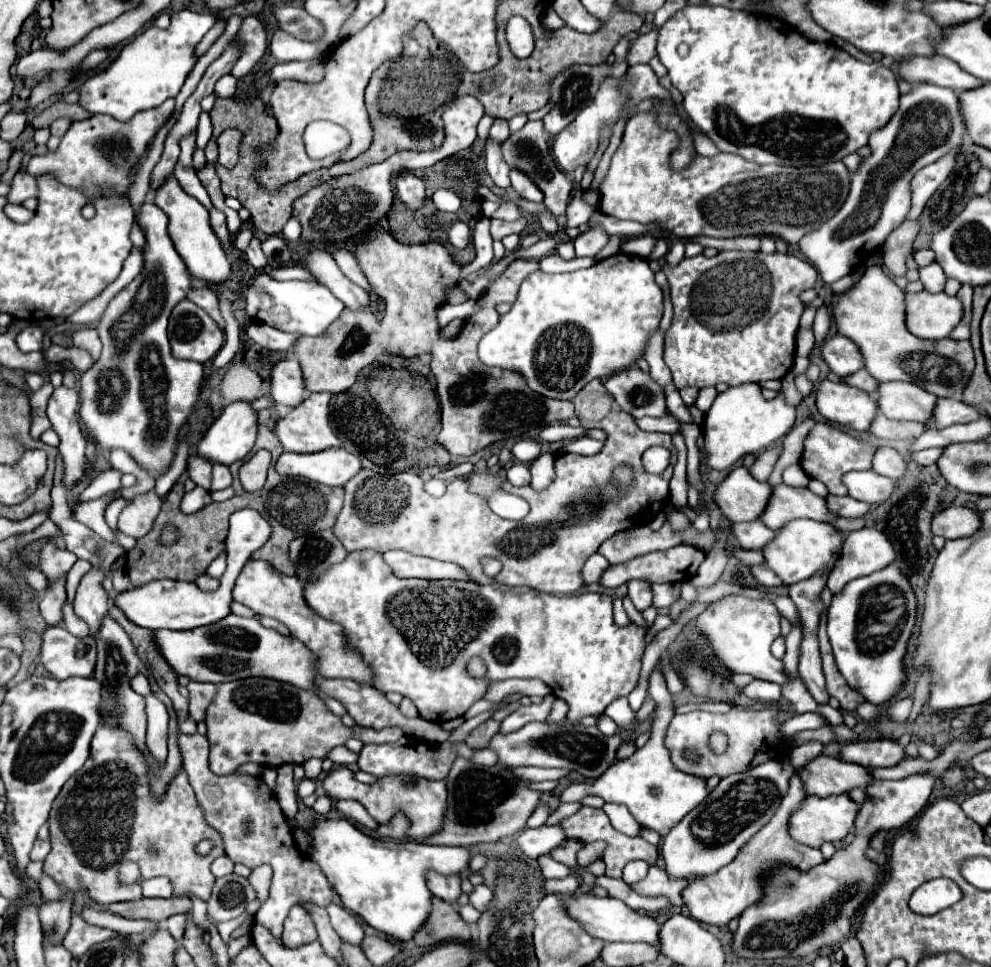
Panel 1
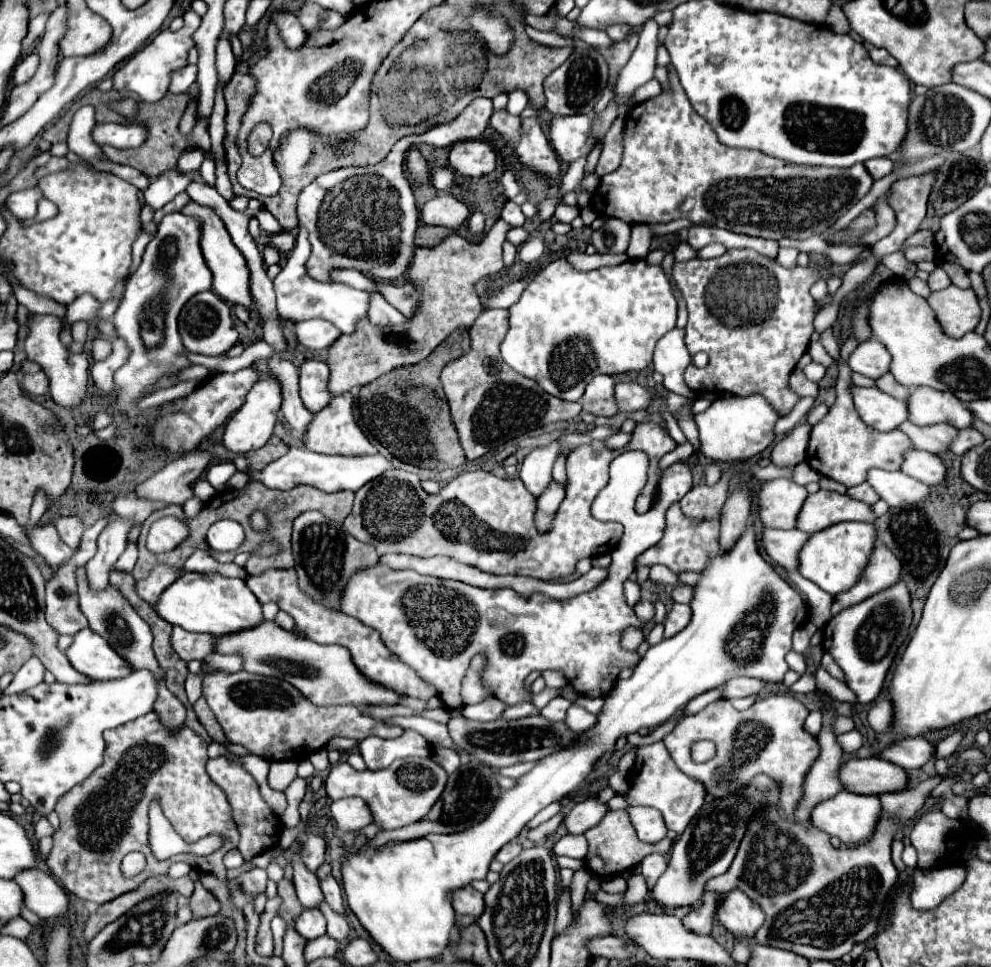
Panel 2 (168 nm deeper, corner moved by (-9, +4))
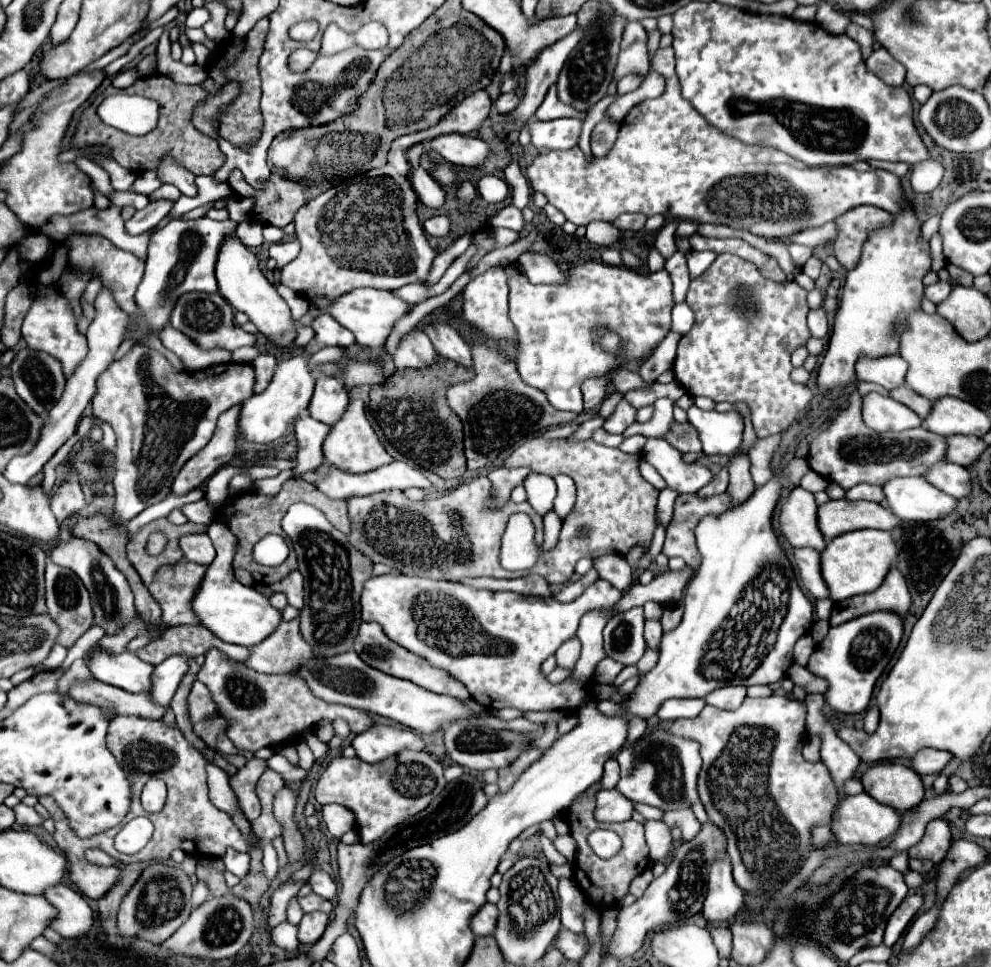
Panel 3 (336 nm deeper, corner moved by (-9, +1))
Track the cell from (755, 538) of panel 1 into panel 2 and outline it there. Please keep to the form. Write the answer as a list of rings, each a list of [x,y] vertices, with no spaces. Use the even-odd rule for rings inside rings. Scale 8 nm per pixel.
[[[763,528],[763,548],[765,552],[773,558],[775,564],[787,568],[787,570],[797,570],[797,554],[809,534],[801,530],[769,530]]]

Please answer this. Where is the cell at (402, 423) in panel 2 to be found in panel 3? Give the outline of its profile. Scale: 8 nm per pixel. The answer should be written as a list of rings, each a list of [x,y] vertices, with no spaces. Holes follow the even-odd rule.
[[[445,361],[443,365],[419,371],[395,371],[383,385],[375,385],[371,389],[369,409],[383,429],[387,441],[399,453],[443,479],[457,479],[467,471],[463,453],[463,425],[453,409],[449,409],[445,393],[449,385],[469,379],[473,379],[473,371],[457,365],[455,361]]]

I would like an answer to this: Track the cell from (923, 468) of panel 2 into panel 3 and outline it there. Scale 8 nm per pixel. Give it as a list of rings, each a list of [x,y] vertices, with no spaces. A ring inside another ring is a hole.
[[[941,461],[941,463],[933,465],[931,471],[925,475],[925,479],[955,499],[967,497],[969,489],[971,489],[969,471],[961,465],[949,463],[949,461]]]

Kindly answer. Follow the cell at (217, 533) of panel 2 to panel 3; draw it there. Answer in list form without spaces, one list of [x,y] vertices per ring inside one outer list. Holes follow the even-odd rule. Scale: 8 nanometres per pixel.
[[[213,521],[207,529],[207,535],[213,541],[217,557],[209,565],[205,579],[201,583],[201,589],[193,599],[193,611],[197,613],[201,623],[209,631],[213,631],[219,639],[223,639],[227,643],[235,643],[235,645],[245,645],[245,647],[257,645],[265,637],[269,637],[269,633],[273,633],[273,629],[277,629],[277,623],[281,623],[281,611],[275,609],[263,593],[259,593],[253,587],[241,585],[233,577],[231,561],[233,561],[237,541],[235,541],[235,535],[229,531],[229,527],[221,521]]]

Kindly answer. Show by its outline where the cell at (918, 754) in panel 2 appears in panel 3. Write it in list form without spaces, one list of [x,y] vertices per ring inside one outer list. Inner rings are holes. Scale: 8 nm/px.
[[[921,749],[913,757],[913,769],[919,775],[939,775],[943,767],[953,759],[949,751],[937,751],[937,749]]]

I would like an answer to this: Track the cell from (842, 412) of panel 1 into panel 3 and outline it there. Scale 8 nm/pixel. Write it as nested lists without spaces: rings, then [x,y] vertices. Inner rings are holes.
[[[869,393],[863,397],[863,421],[873,431],[905,431],[923,423],[917,413],[913,413],[907,405],[893,401],[891,397],[883,397],[879,393]]]

